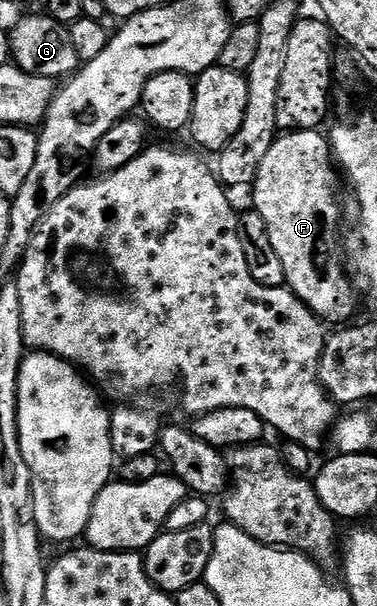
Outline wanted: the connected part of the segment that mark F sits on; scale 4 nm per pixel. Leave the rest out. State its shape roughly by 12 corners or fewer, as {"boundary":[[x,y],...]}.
{"boundary":[[319,130],[276,135],[250,189],[286,287],[350,321],[339,184]]}

